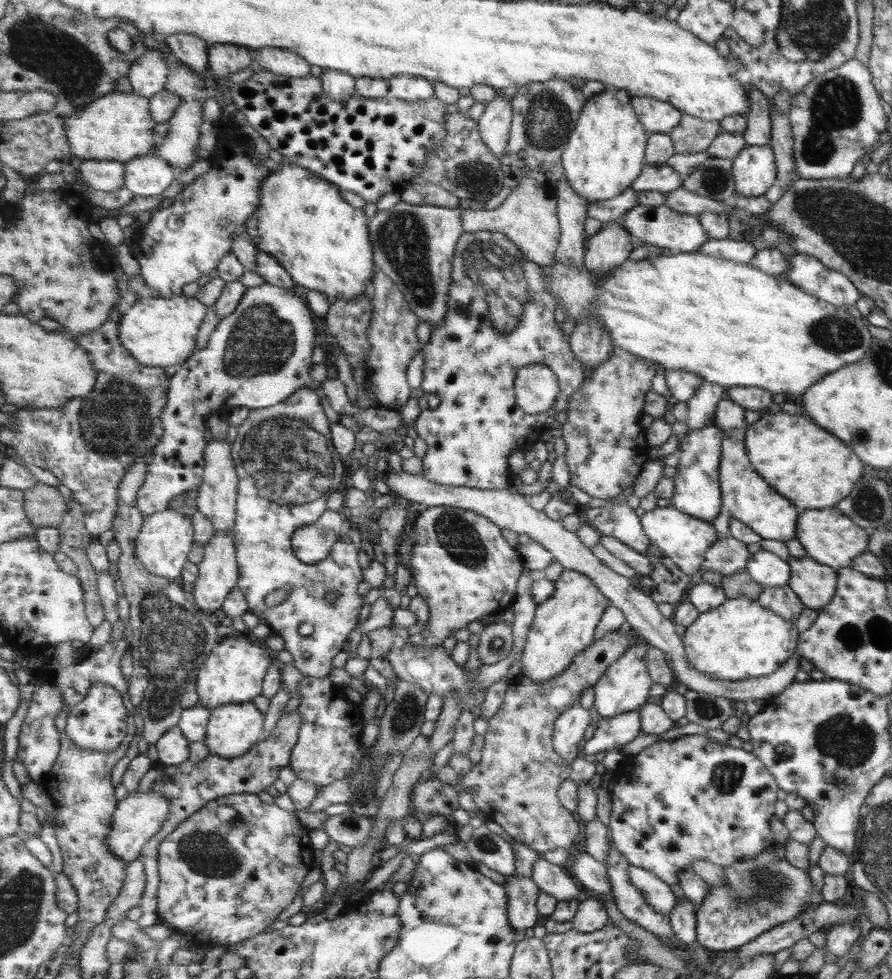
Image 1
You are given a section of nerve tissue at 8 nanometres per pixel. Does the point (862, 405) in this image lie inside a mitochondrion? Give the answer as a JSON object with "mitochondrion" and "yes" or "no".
{"mitochondrion":"no"}

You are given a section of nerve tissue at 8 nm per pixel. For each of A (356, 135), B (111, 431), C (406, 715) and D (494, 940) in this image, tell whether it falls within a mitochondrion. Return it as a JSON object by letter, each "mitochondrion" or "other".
{"A":"other","B":"mitochondrion","C":"mitochondrion","D":"other"}

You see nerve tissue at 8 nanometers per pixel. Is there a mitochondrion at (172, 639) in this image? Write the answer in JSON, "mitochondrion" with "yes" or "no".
{"mitochondrion":"yes"}

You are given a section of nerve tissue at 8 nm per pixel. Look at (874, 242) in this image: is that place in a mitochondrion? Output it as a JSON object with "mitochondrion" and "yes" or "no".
{"mitochondrion":"yes"}

